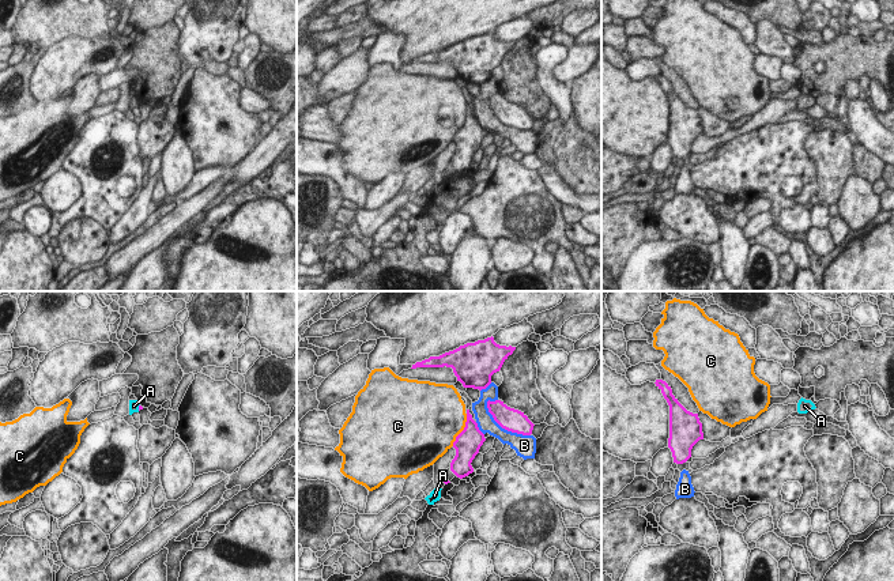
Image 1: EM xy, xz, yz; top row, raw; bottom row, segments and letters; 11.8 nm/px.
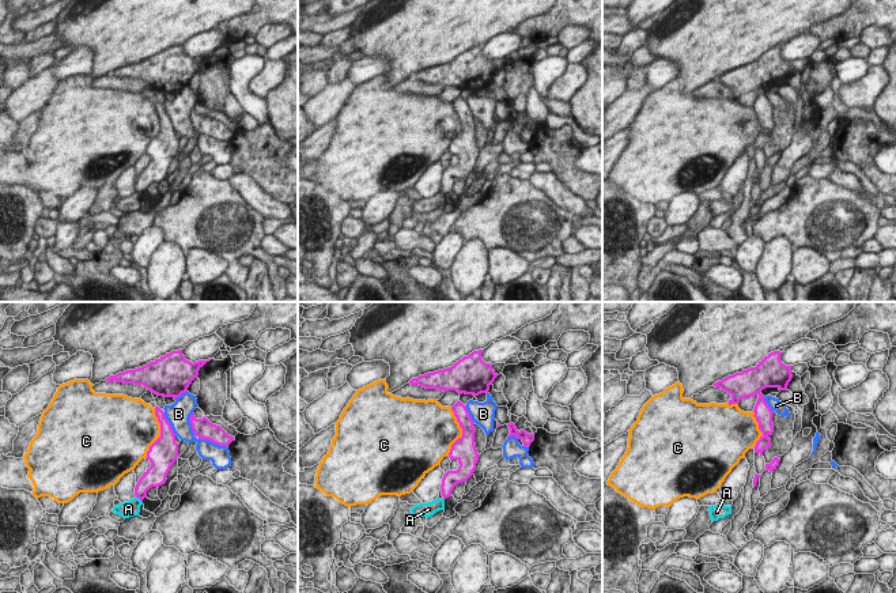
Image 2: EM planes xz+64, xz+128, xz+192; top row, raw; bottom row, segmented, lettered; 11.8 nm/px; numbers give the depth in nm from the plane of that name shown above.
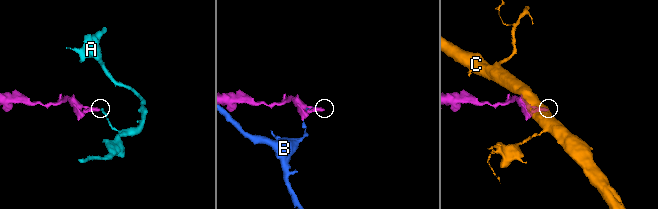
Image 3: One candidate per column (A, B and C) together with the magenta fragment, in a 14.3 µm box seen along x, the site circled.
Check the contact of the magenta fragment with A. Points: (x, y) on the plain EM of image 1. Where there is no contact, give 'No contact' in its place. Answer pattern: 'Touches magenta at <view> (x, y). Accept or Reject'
Touches magenta at xy (139, 102). Reject

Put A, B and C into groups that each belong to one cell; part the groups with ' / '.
A / B / C

